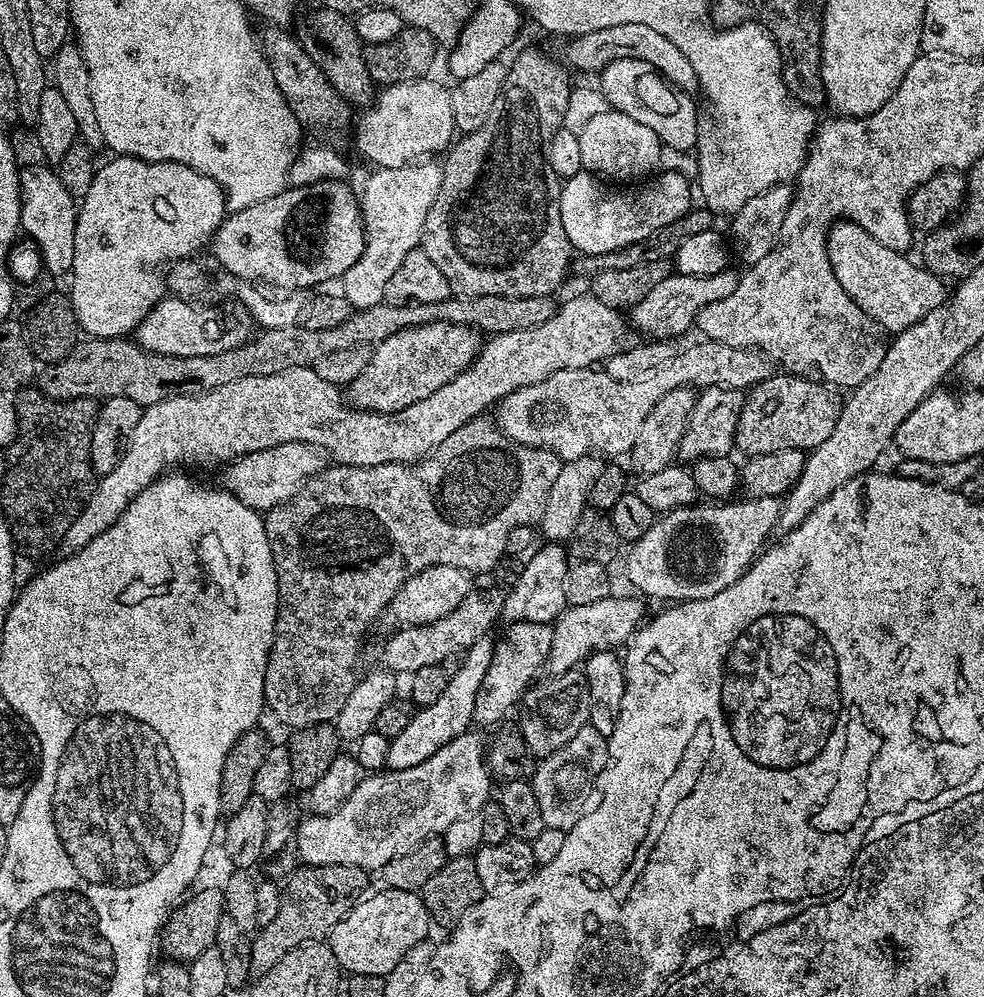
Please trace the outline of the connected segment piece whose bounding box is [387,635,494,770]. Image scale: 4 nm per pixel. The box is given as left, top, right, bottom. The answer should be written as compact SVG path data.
M491 635L478 638L463 653L460 665L451 669L446 691L440 695L438 702L430 702L430 706L419 709L416 716L402 730L402 734L391 737L388 741L388 763L391 770L406 770L410 766L418 766L418 762L426 762L430 754L438 754L446 742L458 738L473 727L474 698L478 698L478 686L482 686L482 678L486 678L486 670L490 670L494 640Z

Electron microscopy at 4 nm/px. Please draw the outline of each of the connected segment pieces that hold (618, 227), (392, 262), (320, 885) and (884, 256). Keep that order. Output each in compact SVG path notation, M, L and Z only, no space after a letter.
M583 170L567 177L560 185L560 213L562 230L566 230L566 238L570 238L573 249L580 254L600 255L637 244L650 238L652 233L657 232L662 226L670 226L670 222L682 218L693 207L694 188L693 185L692 188L688 185L689 177L678 170L672 170L672 172L662 173L657 180L651 180L644 182L649 184L644 184L641 188L632 188L636 186L613 186L601 177Z
M413 162L397 168L376 168L365 178L364 189L359 189L360 213L364 219L364 249L358 262L354 262L354 266L350 266L350 270L346 270L342 278L342 294L352 304L353 309L359 310L384 303L386 282L390 282L394 270L402 266L402 258L406 258L410 250L418 247L426 214L430 214L430 206L434 206L434 198L442 186L441 165L432 163L436 162Z
M301 863L293 870L283 881L282 906L278 906L278 914L269 924L263 925L251 937L250 970L253 977L265 976L279 960L286 958L286 954L290 950L303 944L320 942L327 938L334 930L334 926L338 926L338 922L342 922L344 915L369 891L368 876L370 876L369 869L358 866L342 866L341 864L318 866L317 864Z
M849 220L839 221L828 229L828 257L842 290L846 290L853 302L885 333L906 330L946 303L945 281L941 277L919 263L911 264L904 252L882 246L878 238Z

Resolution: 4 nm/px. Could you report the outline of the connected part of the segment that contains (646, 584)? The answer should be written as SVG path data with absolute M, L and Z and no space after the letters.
M757 496L755 498L733 499L731 502L700 502L695 506L675 508L673 512L663 513L638 538L628 551L628 580L637 588L641 597L653 596L664 602L683 602L710 598L726 586L735 582L741 574L748 571L752 561L768 542L768 535L780 522L781 501L775 496Z

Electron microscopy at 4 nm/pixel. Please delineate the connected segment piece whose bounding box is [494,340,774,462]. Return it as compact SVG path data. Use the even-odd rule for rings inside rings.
M716 340L699 343L685 352L677 351L675 358L647 378L627 382L610 378L607 372L595 367L558 370L542 382L534 382L534 386L516 388L505 396L495 405L495 423L511 443L545 448L564 462L600 452L605 452L608 458L620 458L616 456L631 453L646 414L670 390L689 386L696 390L747 390L773 375L773 361L755 348L731 348Z

